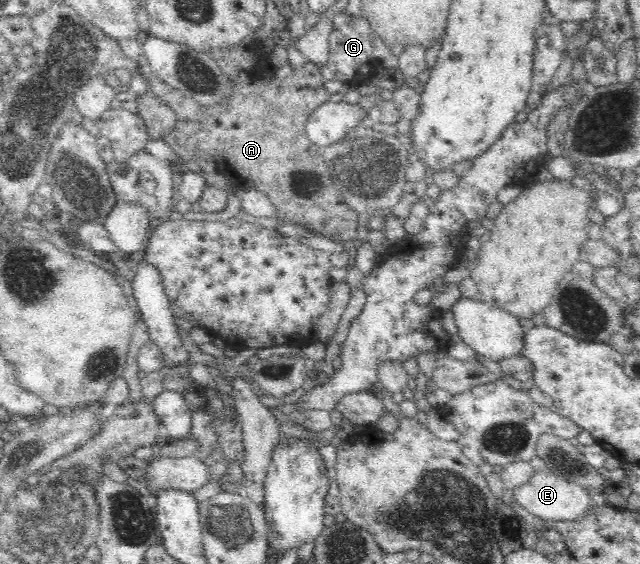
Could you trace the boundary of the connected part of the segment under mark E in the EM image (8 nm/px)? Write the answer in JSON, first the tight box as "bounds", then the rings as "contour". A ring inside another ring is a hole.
{"bounds":[514,469,593,521],"contour":[[[548,469],[535,471],[531,480],[514,490],[516,503],[526,512],[543,518],[546,521],[573,521],[585,514],[593,506],[592,493],[575,482],[557,475]]]}

